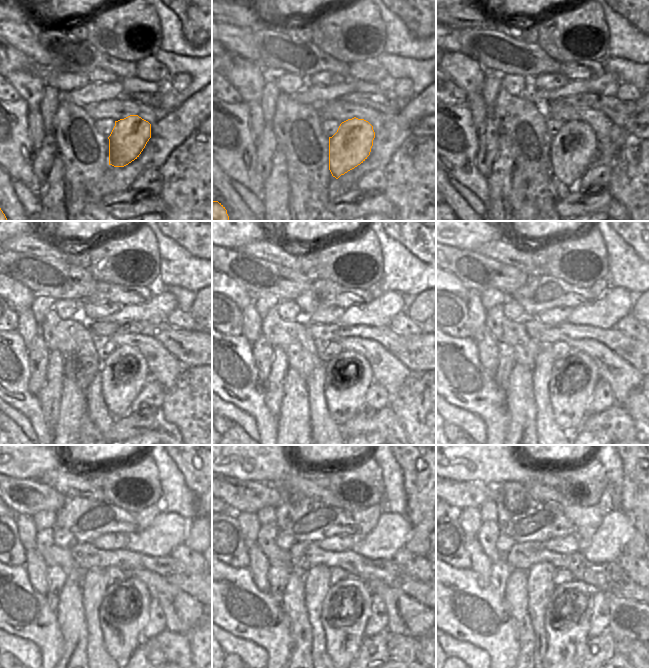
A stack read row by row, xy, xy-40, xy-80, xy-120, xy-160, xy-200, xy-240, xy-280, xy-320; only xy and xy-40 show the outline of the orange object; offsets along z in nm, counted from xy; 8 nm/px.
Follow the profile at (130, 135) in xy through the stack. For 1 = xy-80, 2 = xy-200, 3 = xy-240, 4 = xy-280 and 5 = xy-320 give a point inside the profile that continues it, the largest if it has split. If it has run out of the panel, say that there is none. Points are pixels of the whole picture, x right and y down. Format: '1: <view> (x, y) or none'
1: xy-80 (573, 149)
2: xy-200 (569, 406)
3: xy-240 (121, 640)
4: xy-280 (342, 644)
5: xy-320 (566, 646)

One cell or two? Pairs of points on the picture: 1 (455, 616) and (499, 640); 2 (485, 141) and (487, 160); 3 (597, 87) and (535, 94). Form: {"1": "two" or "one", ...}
{"1": "one", "2": "one", "3": "one"}

